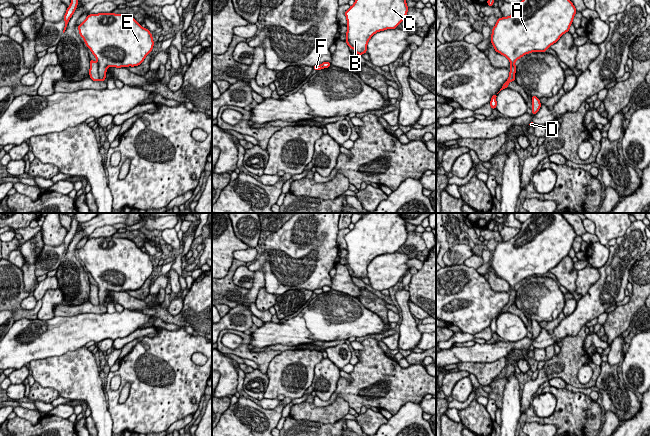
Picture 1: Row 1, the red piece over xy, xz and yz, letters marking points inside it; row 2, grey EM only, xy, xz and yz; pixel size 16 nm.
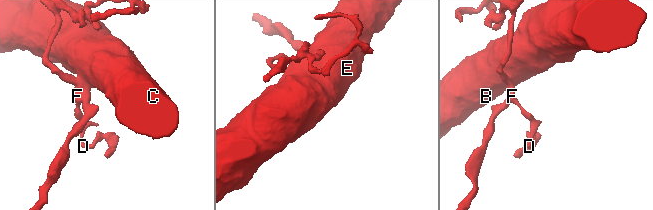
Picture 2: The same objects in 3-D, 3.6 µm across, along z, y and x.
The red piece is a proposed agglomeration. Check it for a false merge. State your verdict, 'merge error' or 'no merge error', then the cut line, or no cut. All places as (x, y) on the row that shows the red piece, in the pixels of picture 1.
merge error; cut xy (97, 63), (99, 80)

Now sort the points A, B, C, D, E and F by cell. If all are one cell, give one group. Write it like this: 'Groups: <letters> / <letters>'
Groups: A B C E / D F

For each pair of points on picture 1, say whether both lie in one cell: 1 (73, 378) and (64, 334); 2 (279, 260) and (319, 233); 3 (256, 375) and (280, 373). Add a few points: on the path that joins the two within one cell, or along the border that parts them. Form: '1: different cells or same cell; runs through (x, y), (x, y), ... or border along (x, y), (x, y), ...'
1: different cells; border along (84, 345), (61, 355), (45, 357)
2: same cell; runs through (289, 260), (309, 242)
3: different cells; border along (267, 374), (268, 386), (263, 397)

